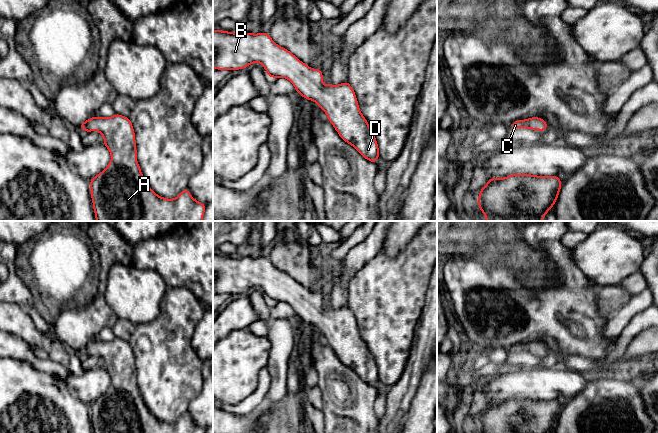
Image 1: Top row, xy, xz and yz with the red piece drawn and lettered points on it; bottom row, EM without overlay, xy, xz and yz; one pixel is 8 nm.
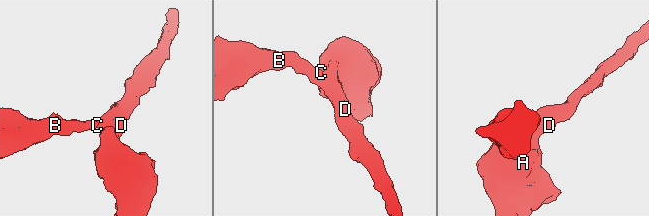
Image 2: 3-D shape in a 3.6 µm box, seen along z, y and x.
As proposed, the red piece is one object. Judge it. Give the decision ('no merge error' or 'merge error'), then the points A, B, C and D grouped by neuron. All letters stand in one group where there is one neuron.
no merge error; groups A B C D

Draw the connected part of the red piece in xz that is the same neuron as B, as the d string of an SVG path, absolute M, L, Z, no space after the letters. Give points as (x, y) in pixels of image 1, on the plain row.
M213 254L215 294L240 294L261 287L270 302L286 302L304 323L317 327L341 363L372 387L379 383L379 371L362 339L349 305L323 309L321 293L313 293L287 273L277 269L268 257L235 257Z

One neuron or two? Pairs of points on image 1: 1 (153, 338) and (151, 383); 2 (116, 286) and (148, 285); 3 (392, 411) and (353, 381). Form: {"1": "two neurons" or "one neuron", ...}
{"1": "one neuron", "2": "one neuron", "3": "two neurons"}

